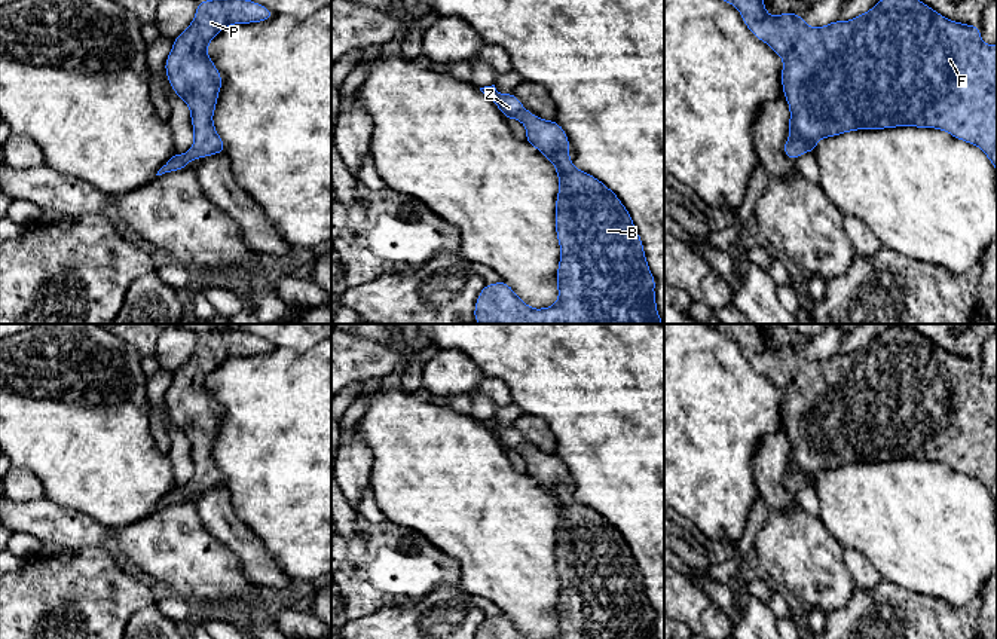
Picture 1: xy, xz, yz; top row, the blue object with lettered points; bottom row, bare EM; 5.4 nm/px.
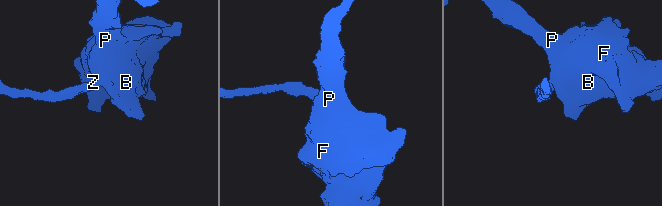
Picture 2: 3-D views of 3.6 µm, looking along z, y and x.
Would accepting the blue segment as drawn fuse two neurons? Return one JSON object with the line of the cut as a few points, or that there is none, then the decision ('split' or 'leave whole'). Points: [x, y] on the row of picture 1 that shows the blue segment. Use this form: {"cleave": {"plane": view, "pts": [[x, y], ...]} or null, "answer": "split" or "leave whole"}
{"cleave": null, "answer": "leave whole"}

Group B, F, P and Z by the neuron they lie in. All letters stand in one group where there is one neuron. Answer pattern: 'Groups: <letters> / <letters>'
Groups: B F P Z

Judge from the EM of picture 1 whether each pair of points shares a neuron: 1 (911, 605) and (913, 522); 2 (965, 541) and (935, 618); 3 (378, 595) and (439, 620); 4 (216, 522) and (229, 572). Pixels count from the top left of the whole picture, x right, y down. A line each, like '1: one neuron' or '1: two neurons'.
1: two neurons
2: two neurons
3: two neurons
4: two neurons

